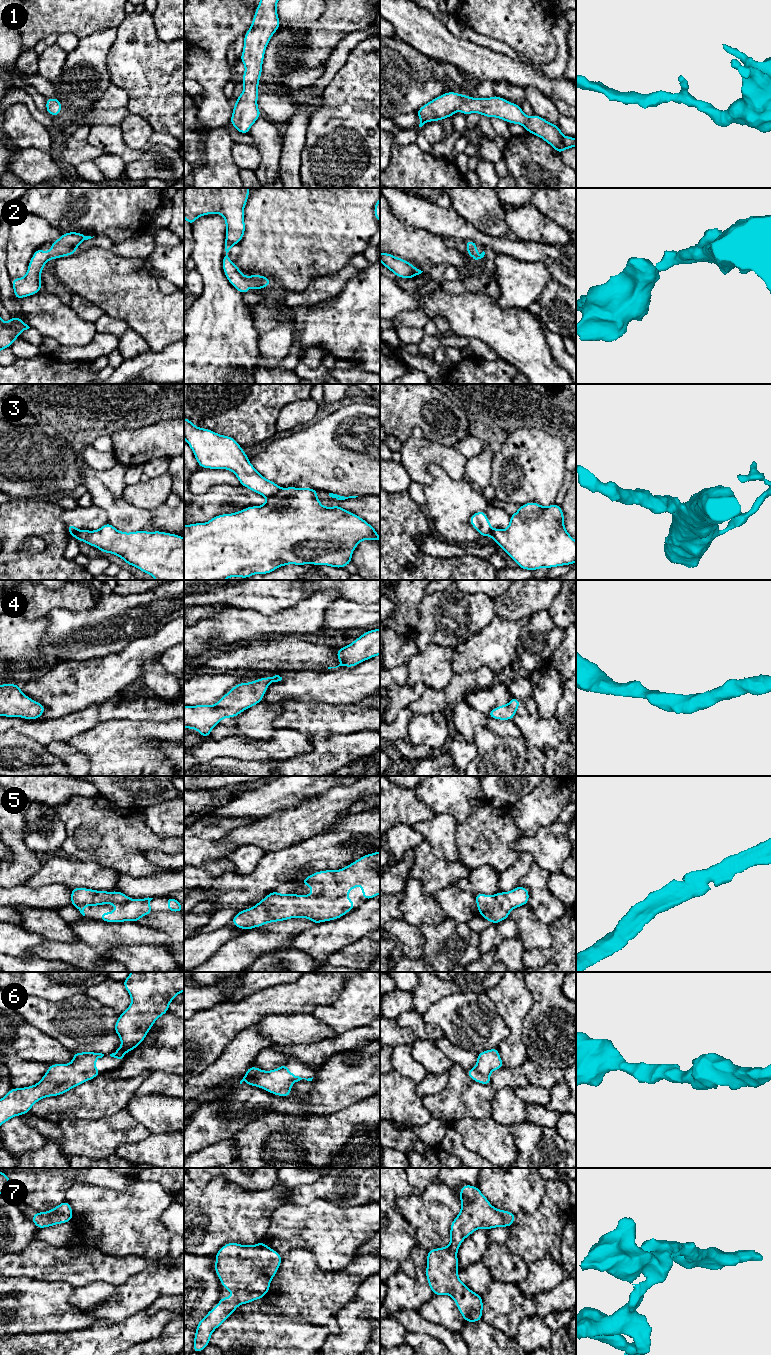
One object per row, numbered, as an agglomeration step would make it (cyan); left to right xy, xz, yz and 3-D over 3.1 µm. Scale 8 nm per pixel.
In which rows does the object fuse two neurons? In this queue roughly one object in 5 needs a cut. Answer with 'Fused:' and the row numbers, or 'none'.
Fused: 3

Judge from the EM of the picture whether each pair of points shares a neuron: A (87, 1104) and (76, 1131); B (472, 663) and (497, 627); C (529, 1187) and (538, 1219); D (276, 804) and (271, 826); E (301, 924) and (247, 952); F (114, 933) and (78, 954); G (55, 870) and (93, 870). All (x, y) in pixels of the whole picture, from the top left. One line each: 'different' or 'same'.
A: different
B: same
C: different
D: different
E: same
F: different
G: same

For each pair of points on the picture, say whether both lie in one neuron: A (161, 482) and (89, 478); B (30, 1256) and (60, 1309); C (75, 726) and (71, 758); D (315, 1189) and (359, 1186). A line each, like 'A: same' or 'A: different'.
A: different
B: different
C: different
D: same

